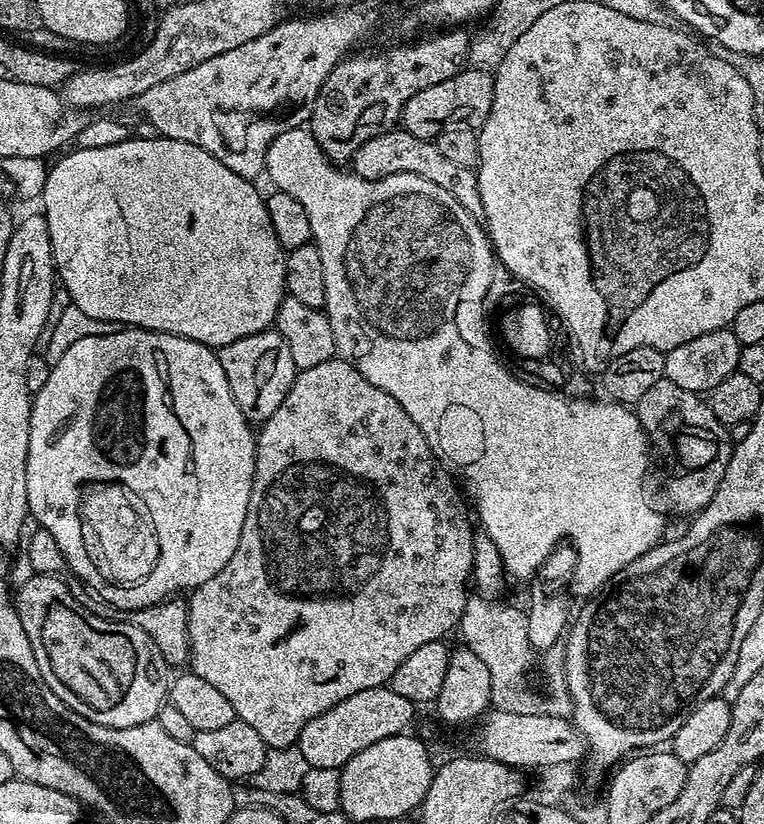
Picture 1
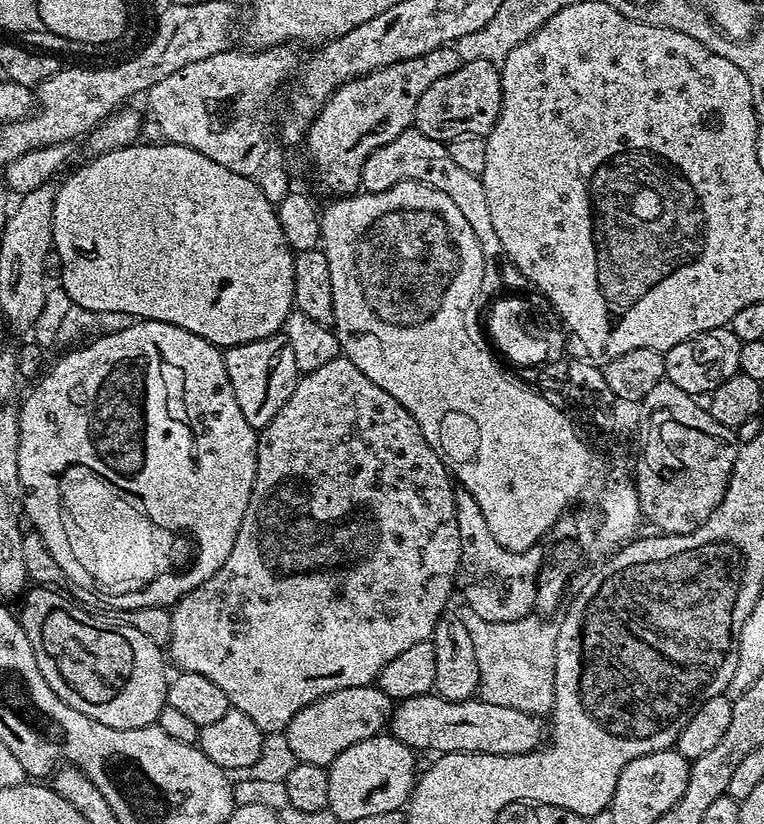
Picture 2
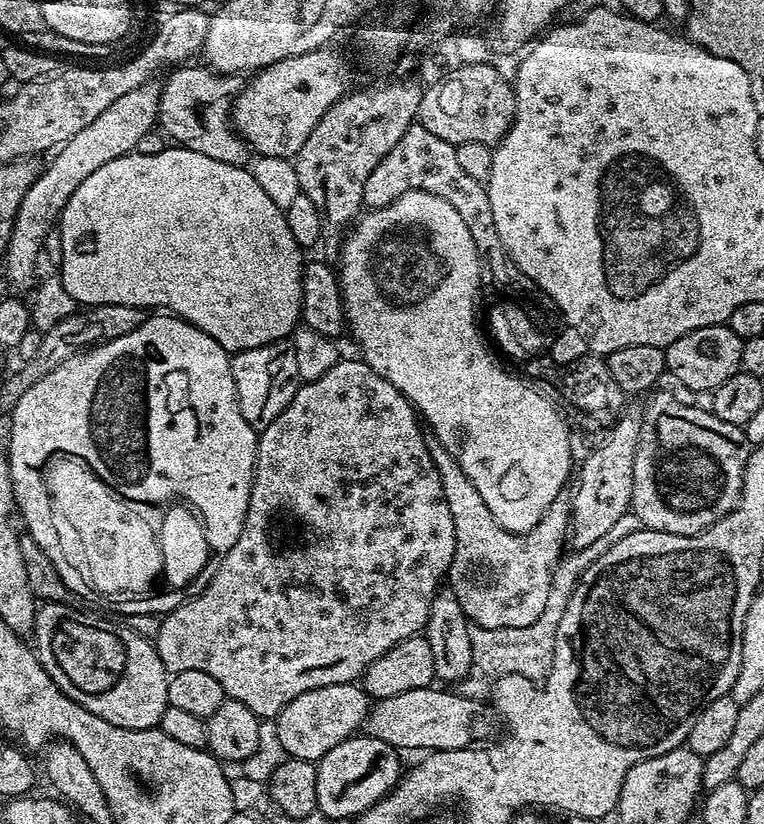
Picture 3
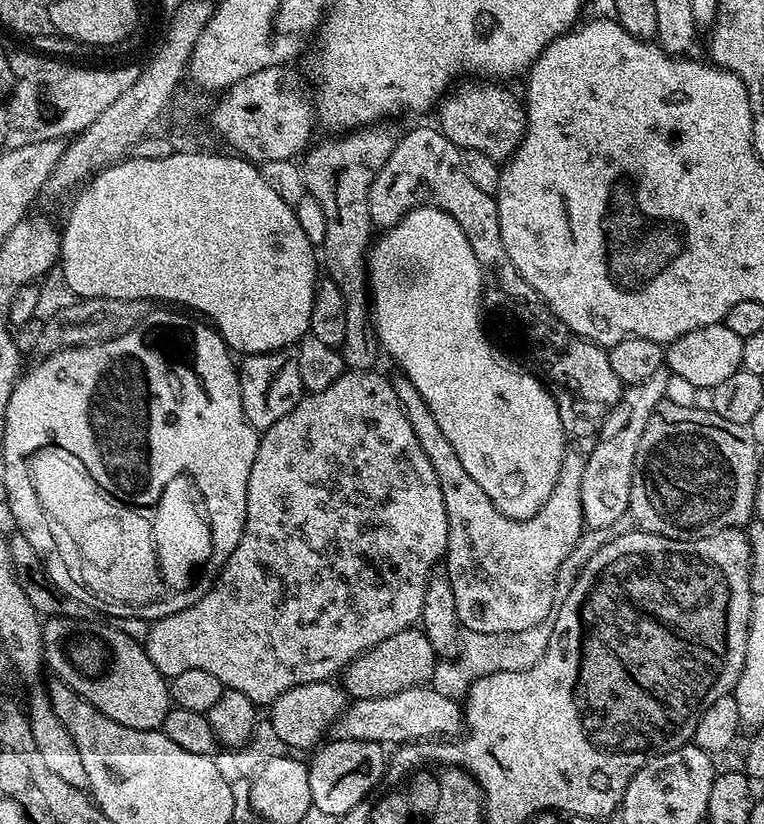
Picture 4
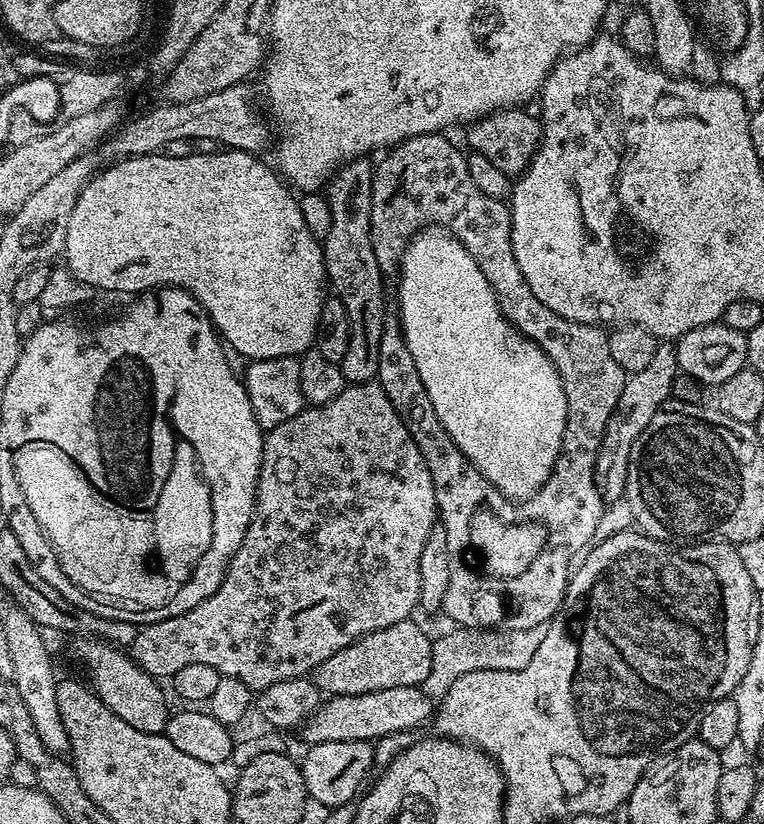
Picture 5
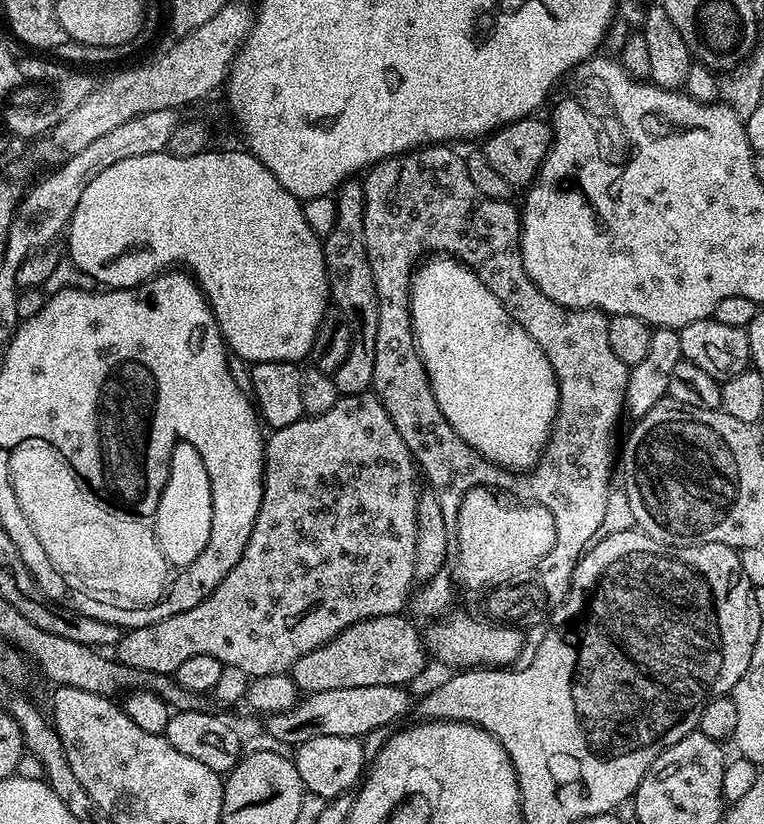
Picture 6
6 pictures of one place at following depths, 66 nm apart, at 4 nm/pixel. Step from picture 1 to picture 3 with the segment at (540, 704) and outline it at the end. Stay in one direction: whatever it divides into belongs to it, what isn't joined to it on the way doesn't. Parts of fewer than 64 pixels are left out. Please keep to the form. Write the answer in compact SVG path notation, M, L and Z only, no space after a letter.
M631 512L625 514L602 538L589 544L582 550L569 551L563 555L558 563L552 567L552 589L550 598L546 602L546 610L538 618L538 622L530 622L530 626L514 626L513 628L489 628L473 627L470 634L470 642L474 650L474 662L468 676L459 685L458 691L462 696L480 698L487 693L491 685L502 679L503 676L521 676L530 678L534 682L540 682L547 677L552 668L554 658L554 642L558 638L558 622L562 622L562 614L566 614L566 606L574 594L576 584L580 576L594 561L602 556L614 544L622 538L641 529L641 522Z

